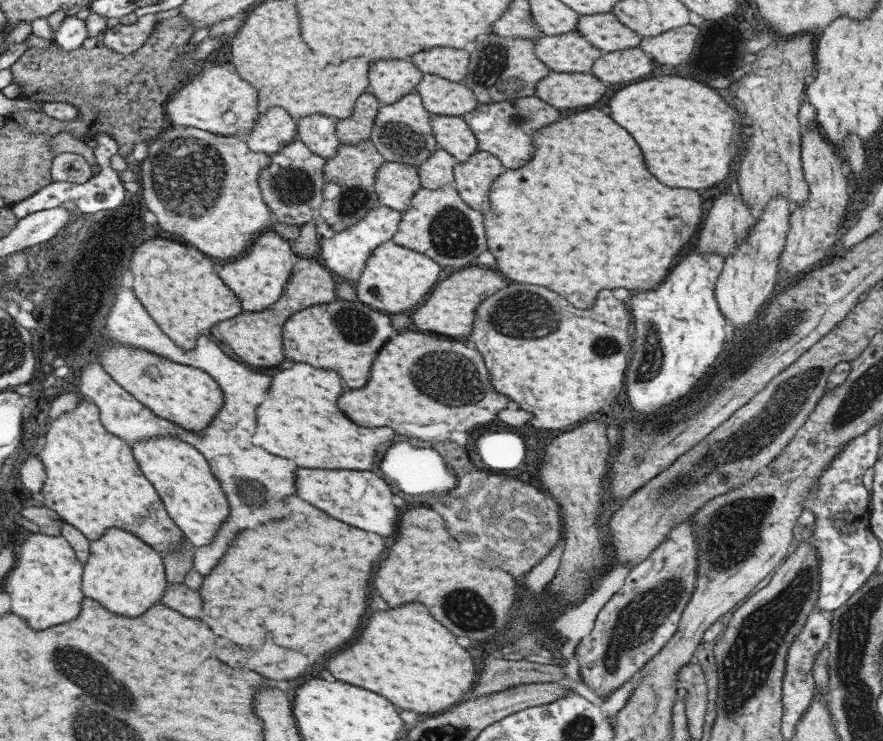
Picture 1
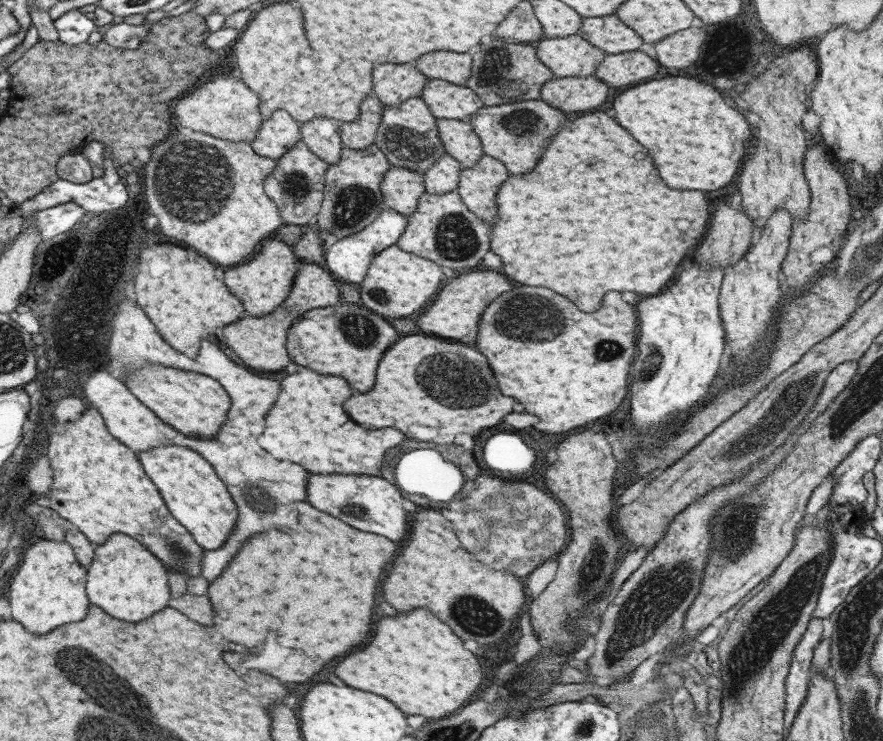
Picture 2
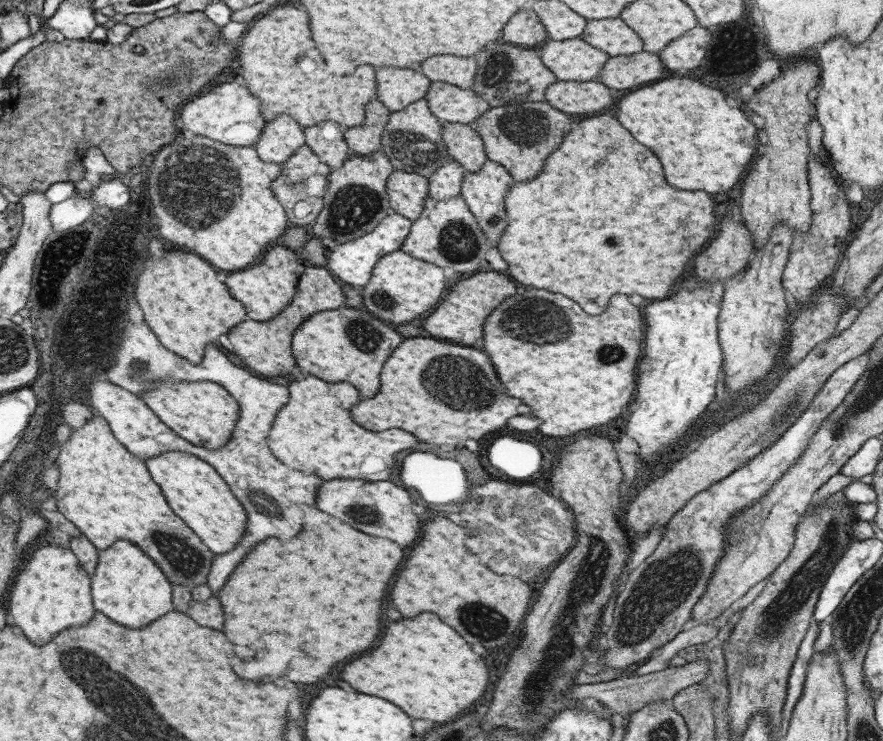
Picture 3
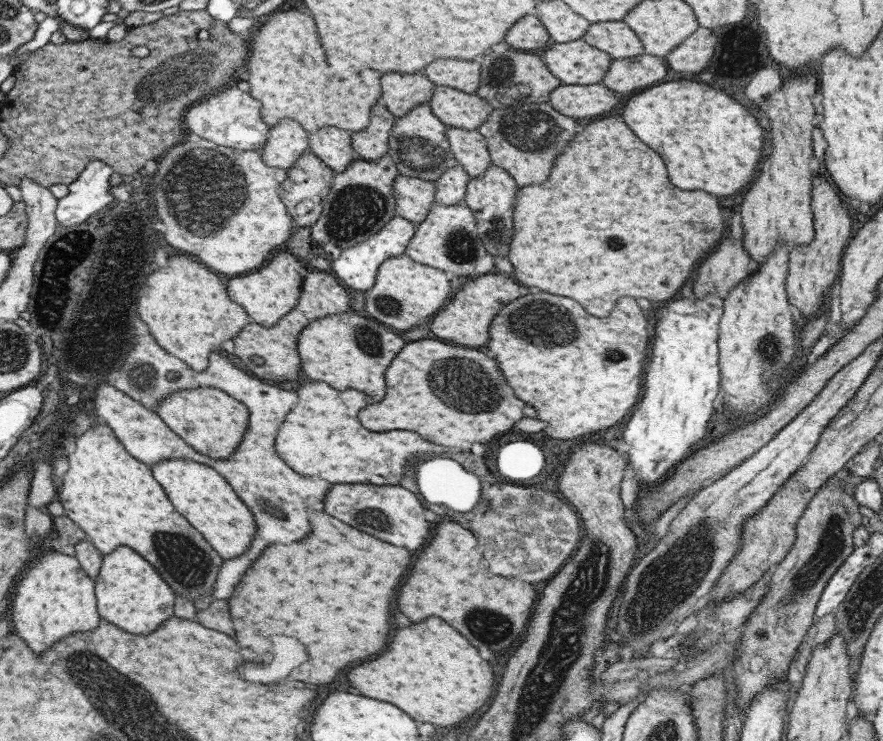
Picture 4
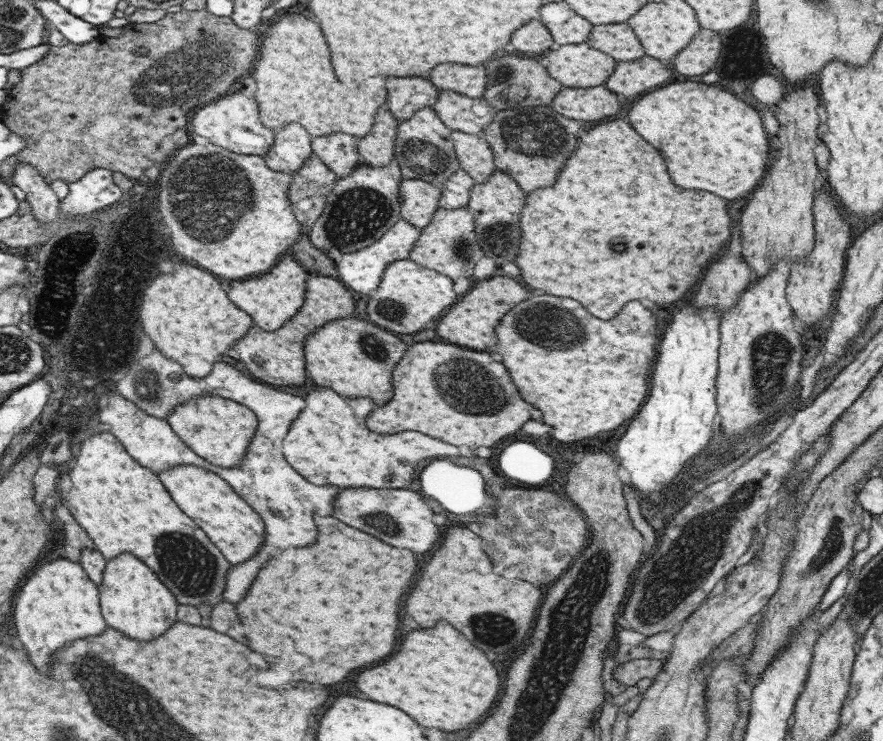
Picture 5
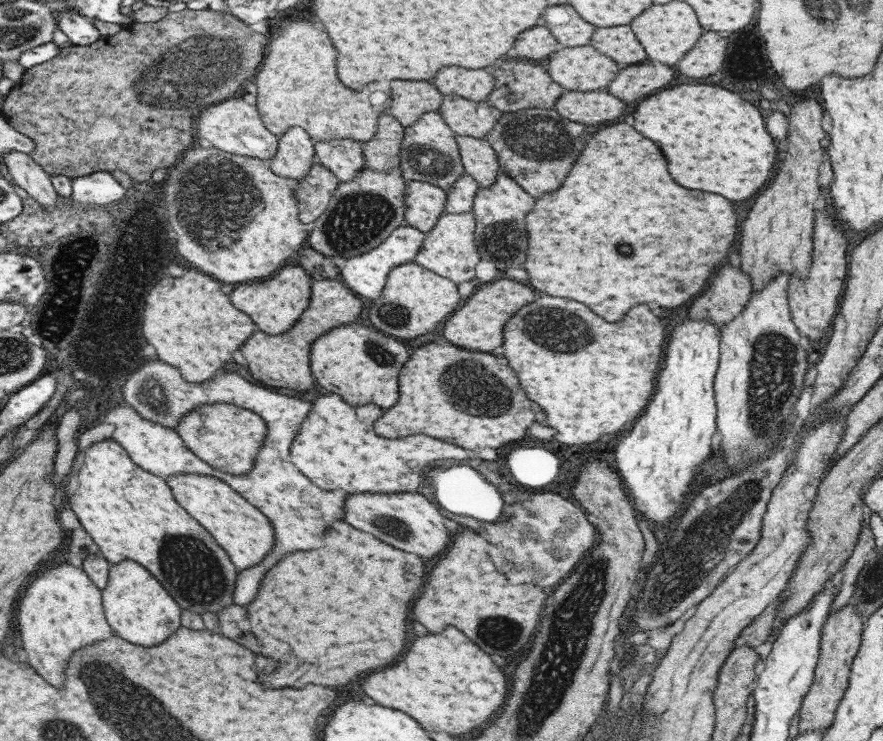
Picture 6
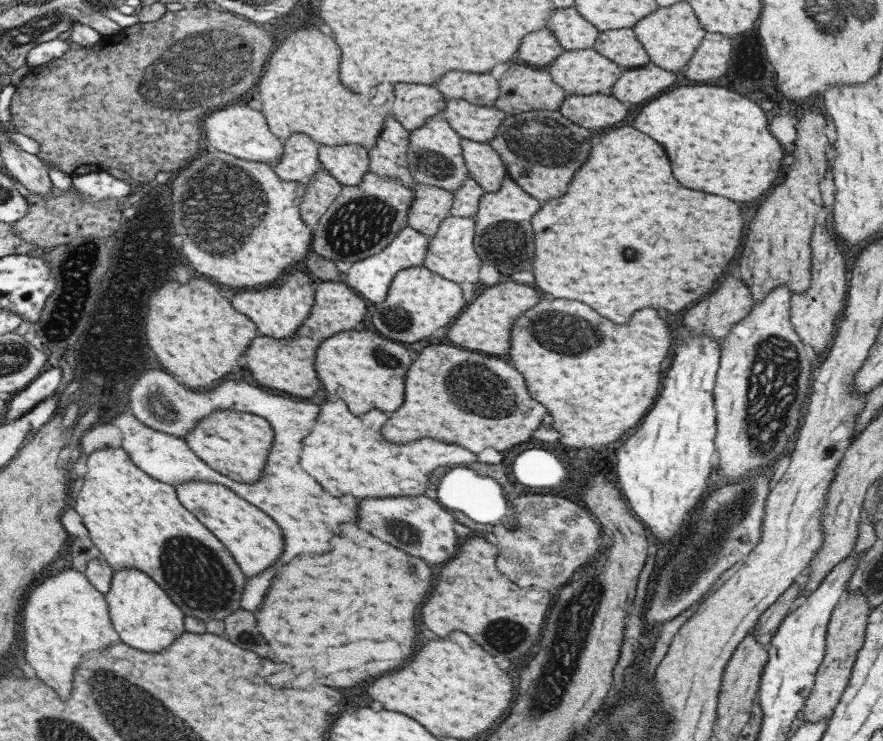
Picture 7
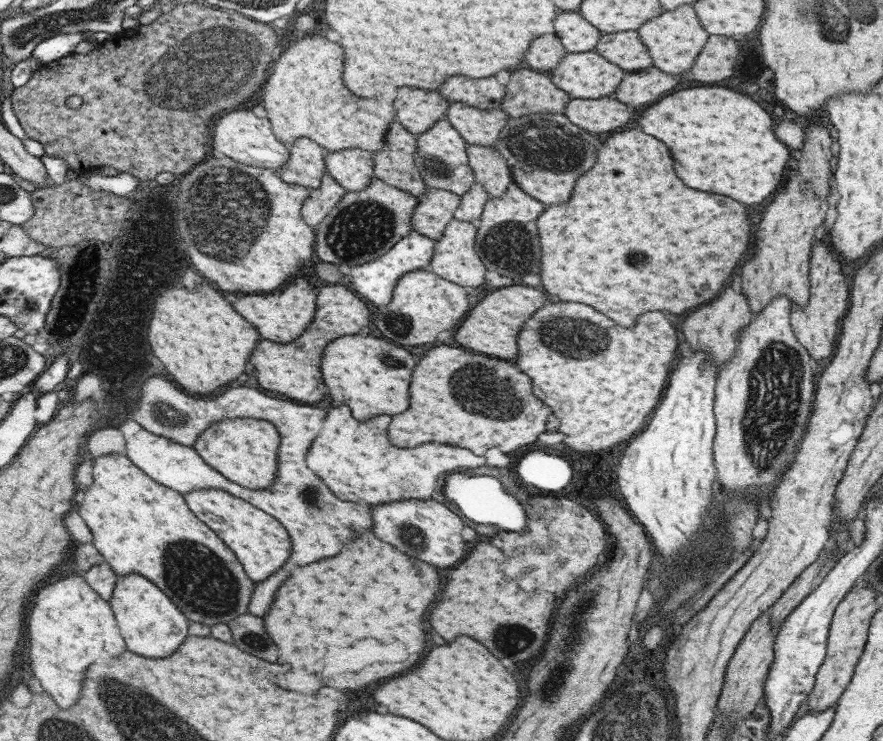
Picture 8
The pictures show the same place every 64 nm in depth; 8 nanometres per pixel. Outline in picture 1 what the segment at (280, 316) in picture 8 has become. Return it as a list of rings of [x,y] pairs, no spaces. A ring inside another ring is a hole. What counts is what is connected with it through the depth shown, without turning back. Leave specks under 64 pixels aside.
[[[267,230],[261,233],[240,257],[222,263],[217,277],[233,292],[242,311],[261,312],[281,298],[285,282],[289,280],[289,272],[293,268],[294,258],[289,242]]]

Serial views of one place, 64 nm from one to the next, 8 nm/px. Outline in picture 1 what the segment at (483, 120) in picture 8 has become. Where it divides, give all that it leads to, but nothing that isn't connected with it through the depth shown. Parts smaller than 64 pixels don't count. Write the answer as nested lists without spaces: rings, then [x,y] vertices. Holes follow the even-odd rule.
[[[422,74],[415,92],[430,114],[460,117],[472,111],[479,103],[472,91],[461,82],[434,74]]]

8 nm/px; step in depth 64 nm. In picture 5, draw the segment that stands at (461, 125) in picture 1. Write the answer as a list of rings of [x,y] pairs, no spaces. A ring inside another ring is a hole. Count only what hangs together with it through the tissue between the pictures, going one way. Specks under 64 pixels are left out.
[[[451,131],[454,153],[460,168],[475,183],[482,183],[493,172],[493,155],[481,134],[472,135]]]

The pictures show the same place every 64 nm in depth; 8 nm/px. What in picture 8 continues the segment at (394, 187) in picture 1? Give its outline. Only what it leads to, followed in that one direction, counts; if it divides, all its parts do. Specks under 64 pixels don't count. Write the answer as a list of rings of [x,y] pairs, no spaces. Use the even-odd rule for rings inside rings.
[[[425,189],[411,213],[411,228],[436,241],[442,235],[447,222],[452,219],[459,201],[459,196],[446,190]]]

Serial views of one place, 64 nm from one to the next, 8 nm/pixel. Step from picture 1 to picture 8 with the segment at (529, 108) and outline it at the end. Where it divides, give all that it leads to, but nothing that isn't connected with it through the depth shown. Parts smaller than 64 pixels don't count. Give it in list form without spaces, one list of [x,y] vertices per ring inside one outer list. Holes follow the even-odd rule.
[[[533,113],[517,118],[507,117],[506,125],[501,127],[497,134],[497,140],[491,146],[507,163],[513,182],[531,198],[543,202],[543,204],[559,204],[565,202],[571,196],[575,180],[591,168],[595,162],[595,150],[599,146],[599,140],[595,133],[587,132],[575,126],[563,114]]]

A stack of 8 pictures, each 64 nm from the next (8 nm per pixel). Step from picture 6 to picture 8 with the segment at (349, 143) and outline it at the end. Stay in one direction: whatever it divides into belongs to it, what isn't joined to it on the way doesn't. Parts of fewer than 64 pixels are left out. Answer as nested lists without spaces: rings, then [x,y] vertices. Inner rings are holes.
[[[356,148],[323,151],[326,174],[346,191],[362,189],[373,176],[373,153]]]

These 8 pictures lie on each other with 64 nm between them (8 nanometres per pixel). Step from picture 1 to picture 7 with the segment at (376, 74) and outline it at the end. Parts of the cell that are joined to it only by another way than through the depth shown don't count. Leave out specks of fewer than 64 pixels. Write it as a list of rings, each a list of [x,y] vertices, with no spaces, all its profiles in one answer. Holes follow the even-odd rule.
[[[393,84],[395,99],[393,100],[391,116],[407,131],[412,131],[421,126],[429,117],[441,113],[446,99],[436,89],[435,85],[420,84]]]

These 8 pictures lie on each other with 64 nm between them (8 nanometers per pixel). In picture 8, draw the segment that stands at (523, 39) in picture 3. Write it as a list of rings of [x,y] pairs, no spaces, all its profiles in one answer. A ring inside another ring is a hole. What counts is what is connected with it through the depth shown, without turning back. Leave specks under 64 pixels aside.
[[[540,34],[529,42],[523,59],[530,69],[549,73],[559,64],[565,53],[566,50],[554,34]]]

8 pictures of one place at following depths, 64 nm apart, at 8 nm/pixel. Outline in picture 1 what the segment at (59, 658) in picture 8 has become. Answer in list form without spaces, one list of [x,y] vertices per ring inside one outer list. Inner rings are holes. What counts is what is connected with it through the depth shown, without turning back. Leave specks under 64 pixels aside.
[[[29,527],[29,533],[21,544],[17,544],[13,566],[3,582],[3,590],[11,598],[9,610],[17,616],[23,616],[35,630],[72,621],[80,613],[83,596],[81,575],[82,562],[77,560],[73,549],[61,535],[46,535]]]

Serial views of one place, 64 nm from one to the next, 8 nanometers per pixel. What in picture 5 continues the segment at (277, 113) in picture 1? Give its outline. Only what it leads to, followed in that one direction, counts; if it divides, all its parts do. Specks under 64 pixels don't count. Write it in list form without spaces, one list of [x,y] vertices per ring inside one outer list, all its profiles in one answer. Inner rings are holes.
[[[290,122],[280,126],[273,135],[272,145],[262,156],[265,166],[275,172],[291,173],[312,156],[311,135],[297,123]]]

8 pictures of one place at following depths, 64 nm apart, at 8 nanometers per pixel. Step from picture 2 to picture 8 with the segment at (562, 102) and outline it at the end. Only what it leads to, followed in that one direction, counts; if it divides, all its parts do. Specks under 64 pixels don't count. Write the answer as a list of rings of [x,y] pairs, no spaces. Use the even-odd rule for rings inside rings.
[[[613,96],[586,99],[570,98],[564,106],[563,115],[569,122],[590,133],[615,132],[631,119],[629,106]]]

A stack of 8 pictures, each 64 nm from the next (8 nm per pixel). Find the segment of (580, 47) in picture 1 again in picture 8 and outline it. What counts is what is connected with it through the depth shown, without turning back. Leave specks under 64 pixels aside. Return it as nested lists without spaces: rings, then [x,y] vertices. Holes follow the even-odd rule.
[[[594,50],[565,53],[549,71],[550,81],[571,98],[596,99],[613,95],[625,71]]]

